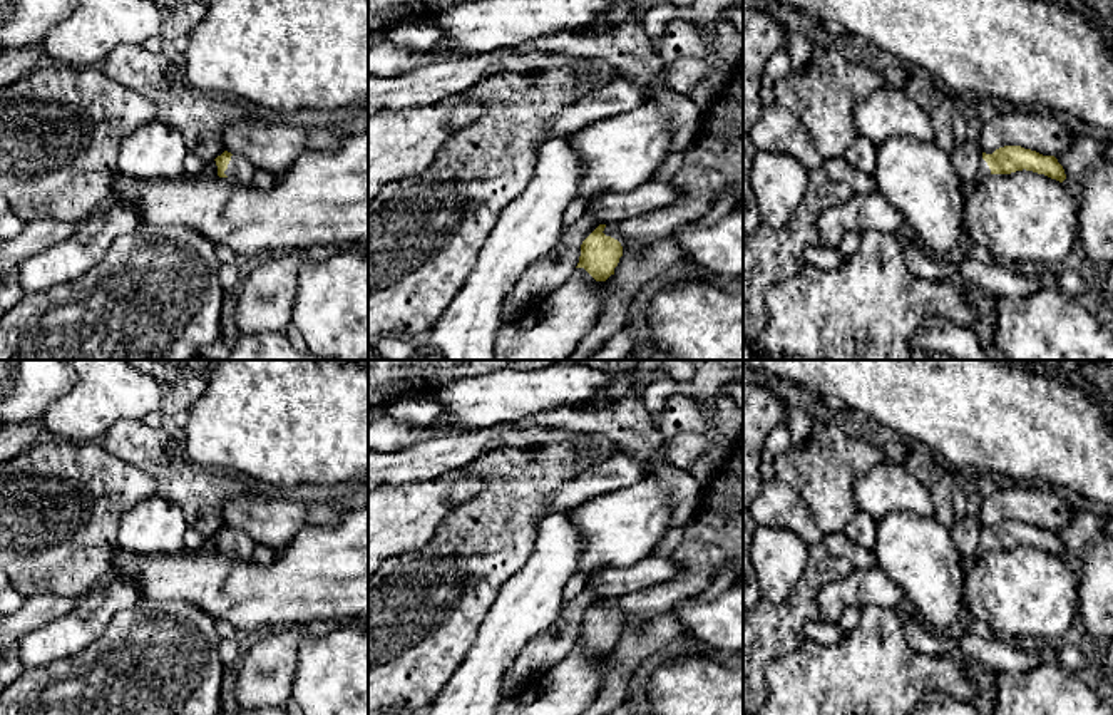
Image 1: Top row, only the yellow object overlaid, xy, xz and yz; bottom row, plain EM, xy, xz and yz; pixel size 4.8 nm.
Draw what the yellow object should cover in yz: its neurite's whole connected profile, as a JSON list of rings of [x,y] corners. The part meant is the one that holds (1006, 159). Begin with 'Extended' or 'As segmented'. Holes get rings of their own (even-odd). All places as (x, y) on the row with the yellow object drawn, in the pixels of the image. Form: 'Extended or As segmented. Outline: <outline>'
Extended. Outline: [[[1004,146],[992,154],[982,152],[982,162],[976,183],[989,174],[1011,174],[1023,169],[1044,174],[1059,183],[1066,179],[1064,169],[1054,156],[1043,156],[1021,146]]]

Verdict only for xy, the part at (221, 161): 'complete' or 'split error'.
split error

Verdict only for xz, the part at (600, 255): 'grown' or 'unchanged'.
unchanged

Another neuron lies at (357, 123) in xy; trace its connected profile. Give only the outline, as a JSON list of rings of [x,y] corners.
[[[368,105],[356,109],[351,116],[345,114],[336,127],[341,136],[368,131]]]

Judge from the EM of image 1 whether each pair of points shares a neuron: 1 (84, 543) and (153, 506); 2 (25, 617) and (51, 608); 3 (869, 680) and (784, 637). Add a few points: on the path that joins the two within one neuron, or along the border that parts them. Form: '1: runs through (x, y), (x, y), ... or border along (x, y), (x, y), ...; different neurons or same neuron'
1: border along (149, 496), (124, 514), (117, 529), (117, 546); different neurons
2: runs through (32, 615), (44, 608); same neuron
3: border along (807, 640), (767, 663); different neurons

